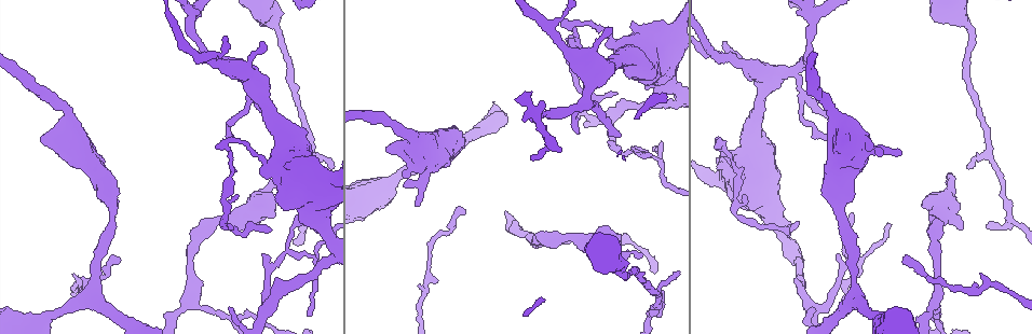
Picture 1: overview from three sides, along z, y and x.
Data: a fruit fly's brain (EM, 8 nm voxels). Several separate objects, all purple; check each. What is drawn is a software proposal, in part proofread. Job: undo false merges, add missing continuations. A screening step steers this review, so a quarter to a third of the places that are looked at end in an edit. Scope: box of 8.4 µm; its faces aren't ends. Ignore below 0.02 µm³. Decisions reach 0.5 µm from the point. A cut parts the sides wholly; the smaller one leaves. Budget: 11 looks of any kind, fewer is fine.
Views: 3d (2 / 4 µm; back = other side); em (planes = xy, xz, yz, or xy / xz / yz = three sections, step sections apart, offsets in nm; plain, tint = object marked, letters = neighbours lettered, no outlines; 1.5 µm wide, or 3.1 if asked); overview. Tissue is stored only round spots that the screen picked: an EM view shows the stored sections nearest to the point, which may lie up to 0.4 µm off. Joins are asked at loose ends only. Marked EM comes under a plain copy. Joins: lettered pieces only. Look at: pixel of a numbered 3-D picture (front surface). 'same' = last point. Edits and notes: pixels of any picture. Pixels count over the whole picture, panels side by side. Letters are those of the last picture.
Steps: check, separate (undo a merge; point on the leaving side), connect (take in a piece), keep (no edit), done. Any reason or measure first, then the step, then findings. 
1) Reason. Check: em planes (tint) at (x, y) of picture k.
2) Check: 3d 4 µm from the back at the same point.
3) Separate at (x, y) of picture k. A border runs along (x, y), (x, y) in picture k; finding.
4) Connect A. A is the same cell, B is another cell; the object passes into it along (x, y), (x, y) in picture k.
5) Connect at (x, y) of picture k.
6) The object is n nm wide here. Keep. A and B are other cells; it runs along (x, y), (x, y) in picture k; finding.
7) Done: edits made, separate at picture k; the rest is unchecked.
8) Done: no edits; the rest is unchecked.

Three-way junction. Check: 3d 2 µm at (206, 55) of picture 1.

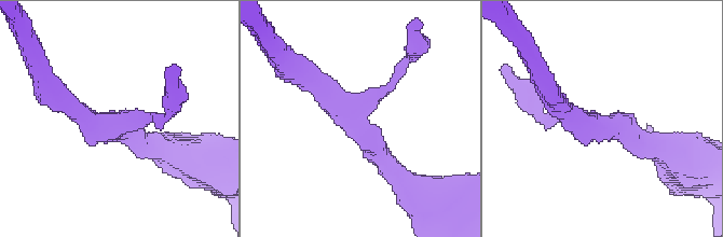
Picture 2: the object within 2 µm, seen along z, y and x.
3 arms meet here. Check: em 3.1 µm planes (letters) at (112, 125) of picture 2.

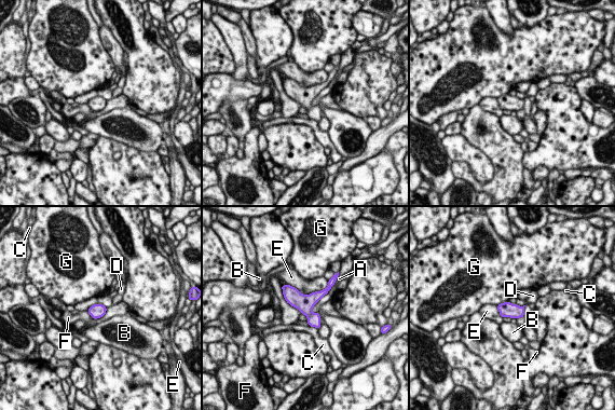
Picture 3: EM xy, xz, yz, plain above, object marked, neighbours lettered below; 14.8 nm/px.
Keep. A, B, C, D, E, F and G are other cells; it runs along (285, 287), (305, 308), (317, 325) in picture 3; all the same neuron.

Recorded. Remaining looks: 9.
Branch stops here. Check: 3d 2 µm at (616, 93) of picture 1.

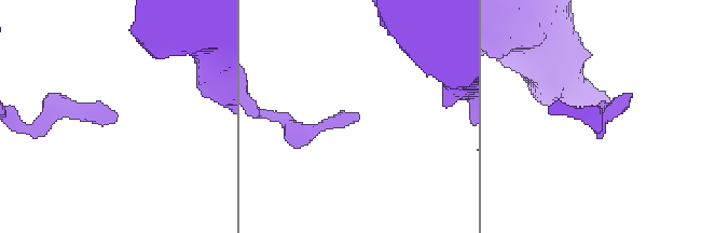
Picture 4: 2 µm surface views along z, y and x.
Check: em planes (letters) at (358, 119) of picture 4.

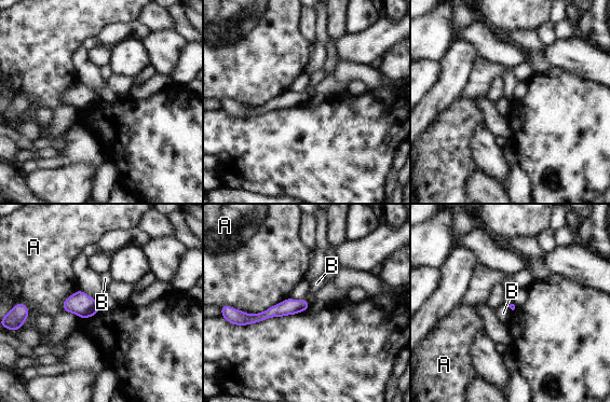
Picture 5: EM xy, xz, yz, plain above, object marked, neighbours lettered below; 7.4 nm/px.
Keep. A and B are other cells; a border runs along (306, 299), (310, 304) in picture 5; no lettered piece goes on from it.

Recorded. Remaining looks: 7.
Thin end. Check: 3d 2 µm at (662, 291) of picture 1.

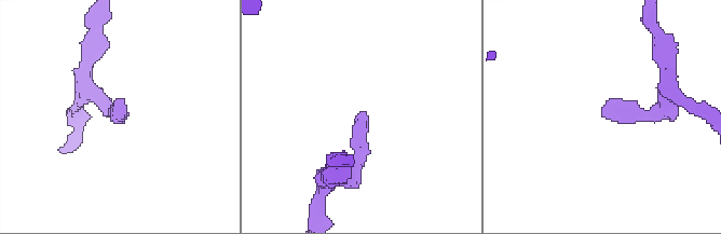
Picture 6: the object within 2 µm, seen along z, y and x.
Check: em xy step 8 (tint) at (124, 104) of picture 6.

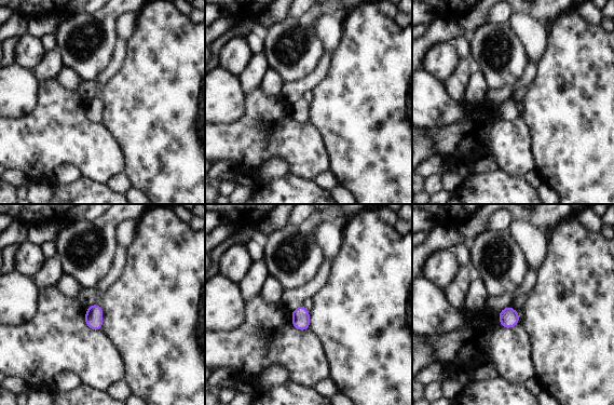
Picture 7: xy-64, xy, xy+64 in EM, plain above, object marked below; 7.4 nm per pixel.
Another direction. Check: em planes (letters) at the same point.

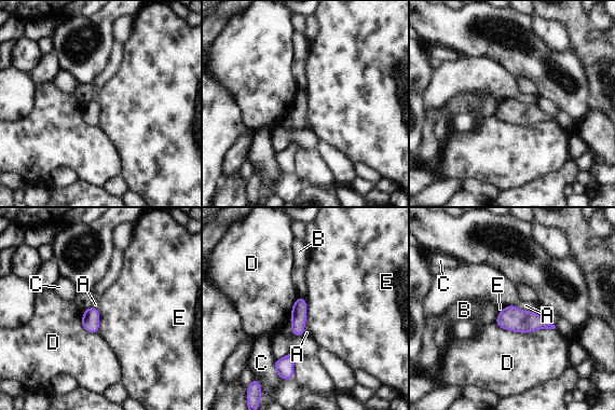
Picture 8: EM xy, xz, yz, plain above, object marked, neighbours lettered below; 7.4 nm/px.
Keep. A, B, C, D and E are other cells; no lettered piece goes on from it.

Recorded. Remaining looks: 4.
An open end. Check: em xy step 8 (tint) at (229, 135) of picture 1.

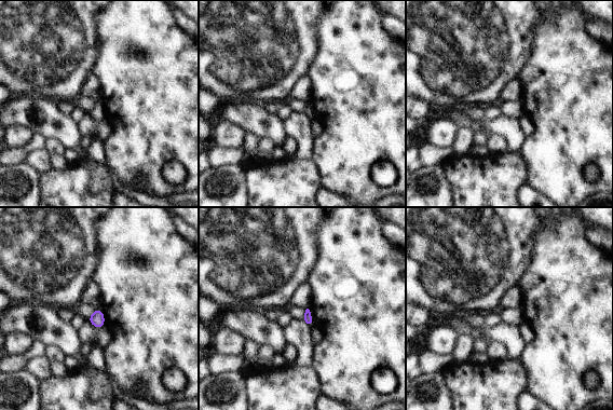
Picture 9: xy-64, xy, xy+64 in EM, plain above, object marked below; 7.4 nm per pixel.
Another direction. Check: em planes (letters) at the same point.

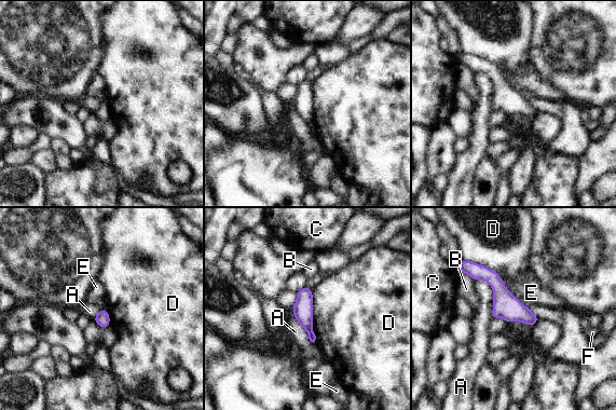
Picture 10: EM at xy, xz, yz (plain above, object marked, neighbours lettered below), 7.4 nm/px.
The longest contact is with D, 400 nm. Keep. A, B, C, D, E and F are other cells; it runs along (462, 269), (486, 273), (534, 319) in picture 10; none of them fits.

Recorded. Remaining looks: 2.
Done: no edits; the rest is unchecked.

